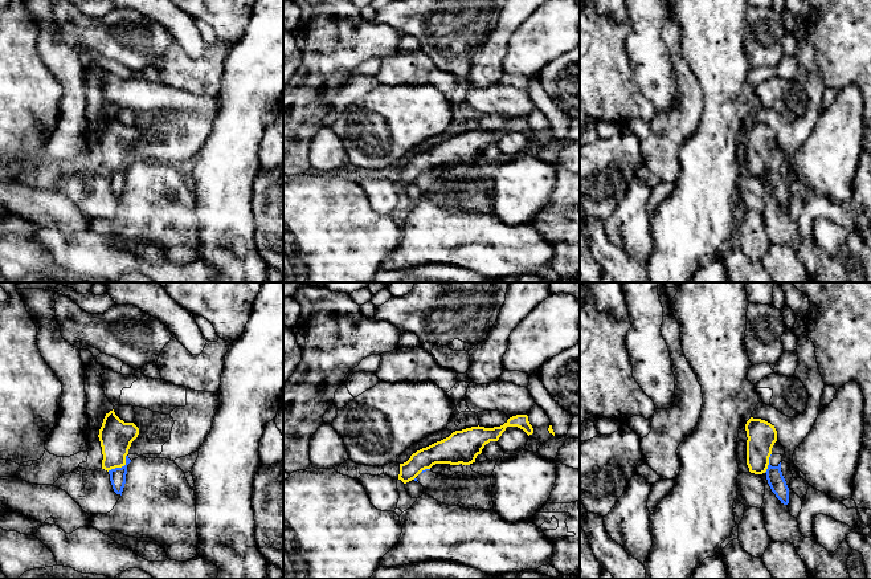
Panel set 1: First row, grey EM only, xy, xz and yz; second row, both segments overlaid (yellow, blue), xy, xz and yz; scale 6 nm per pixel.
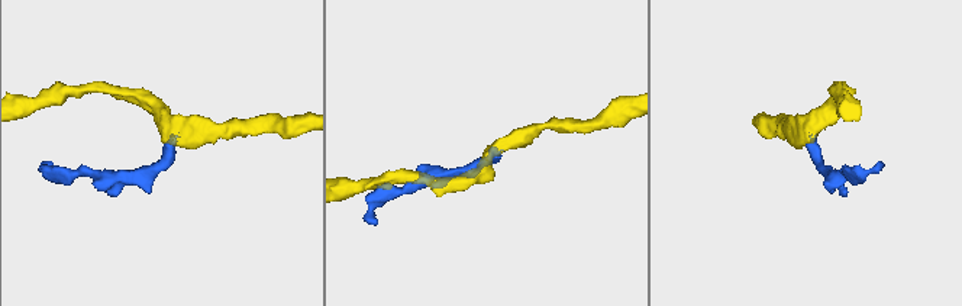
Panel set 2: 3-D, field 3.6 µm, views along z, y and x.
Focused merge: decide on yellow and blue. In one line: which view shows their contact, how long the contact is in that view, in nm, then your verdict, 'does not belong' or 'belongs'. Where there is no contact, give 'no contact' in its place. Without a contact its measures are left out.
xy | 160 nm | does not belong

